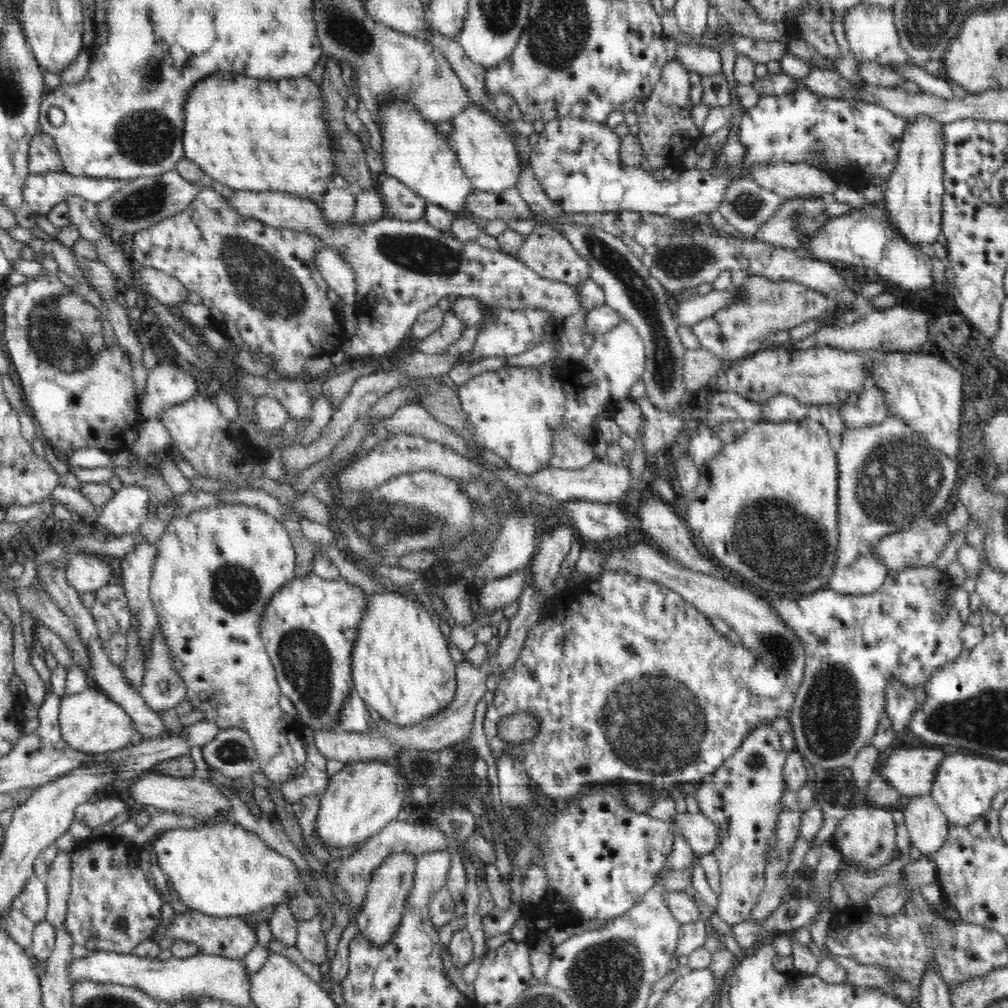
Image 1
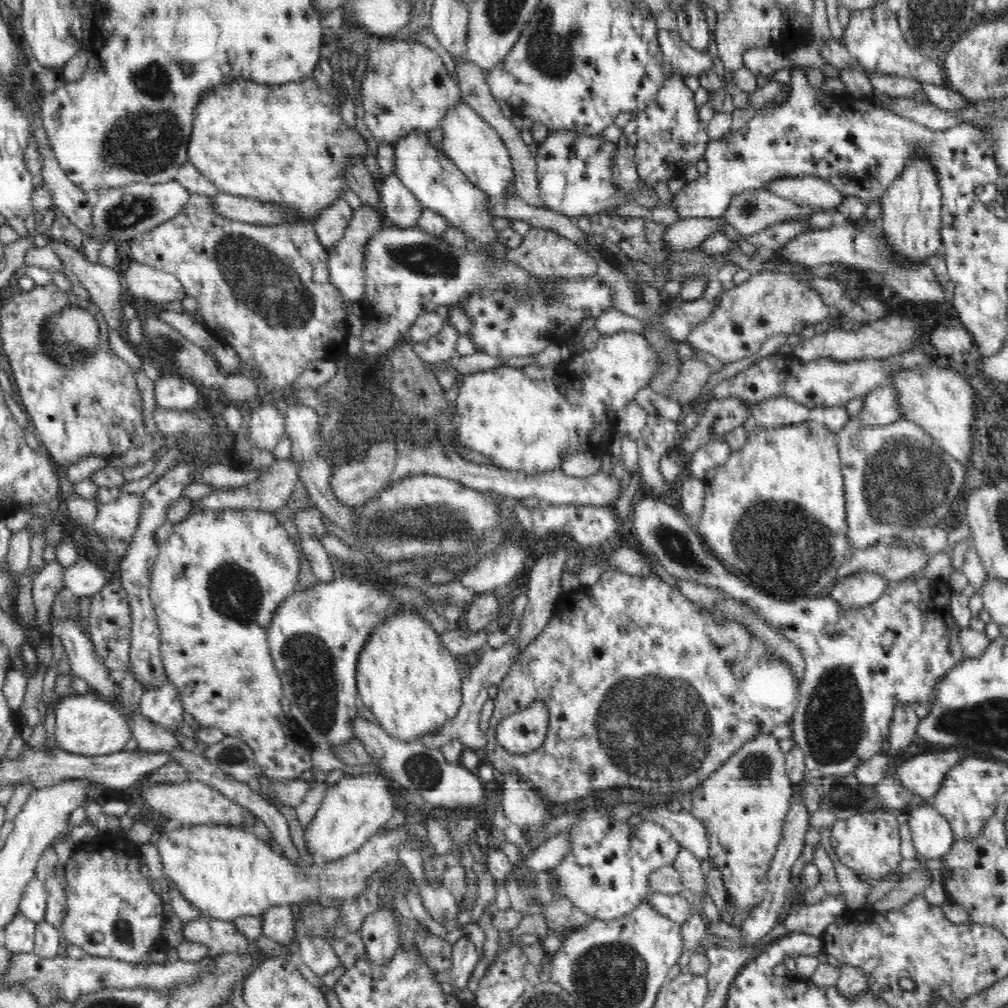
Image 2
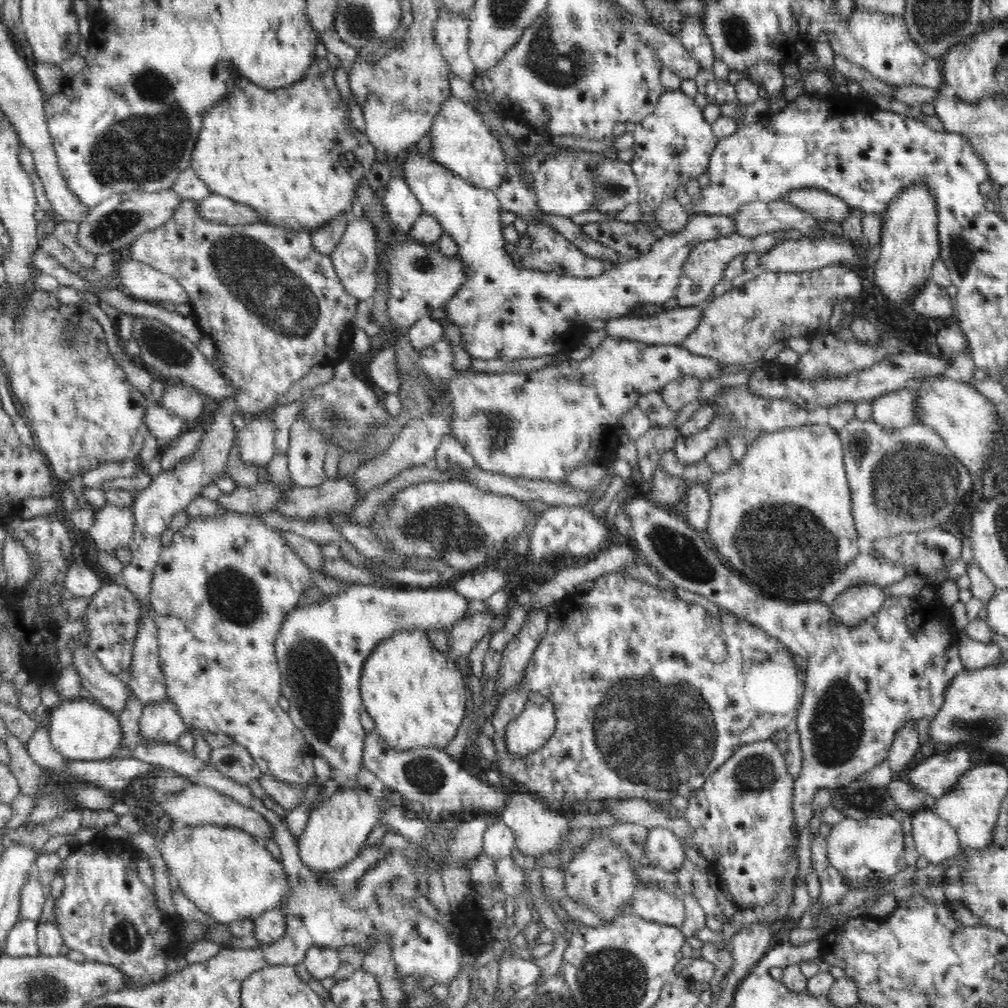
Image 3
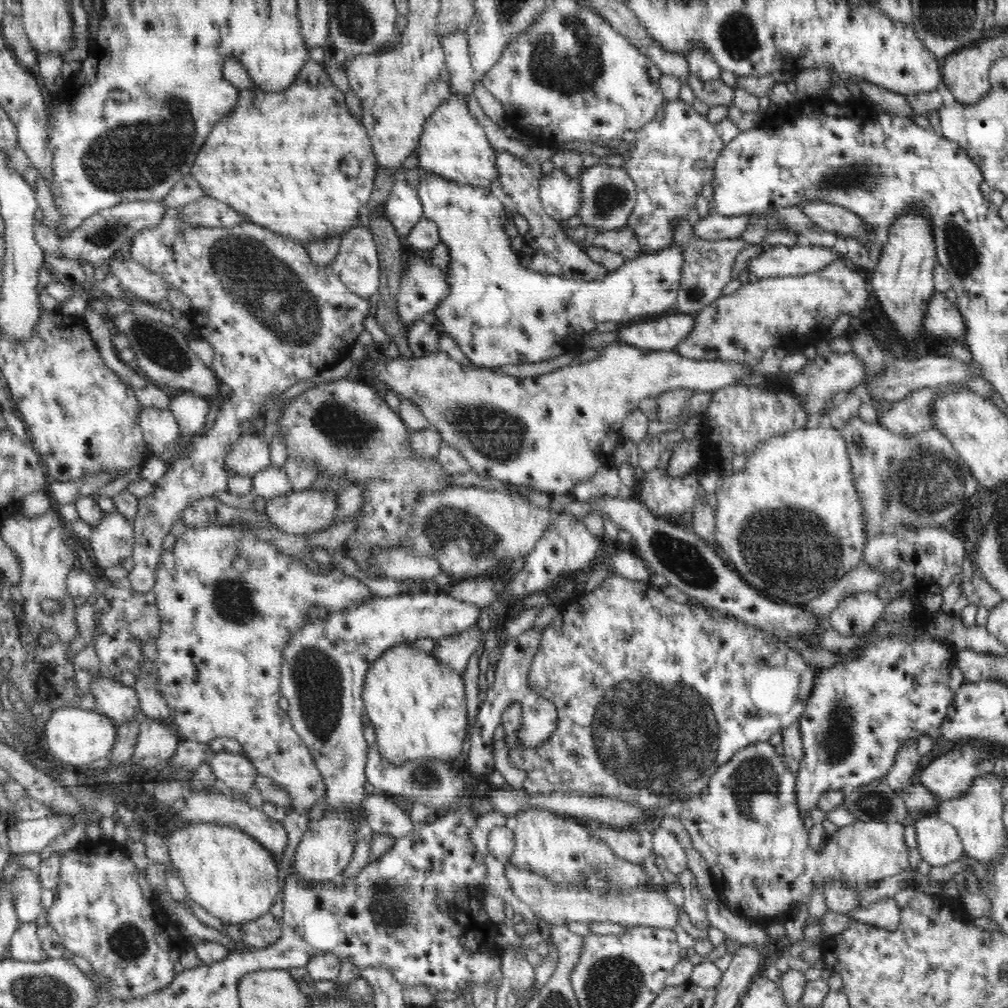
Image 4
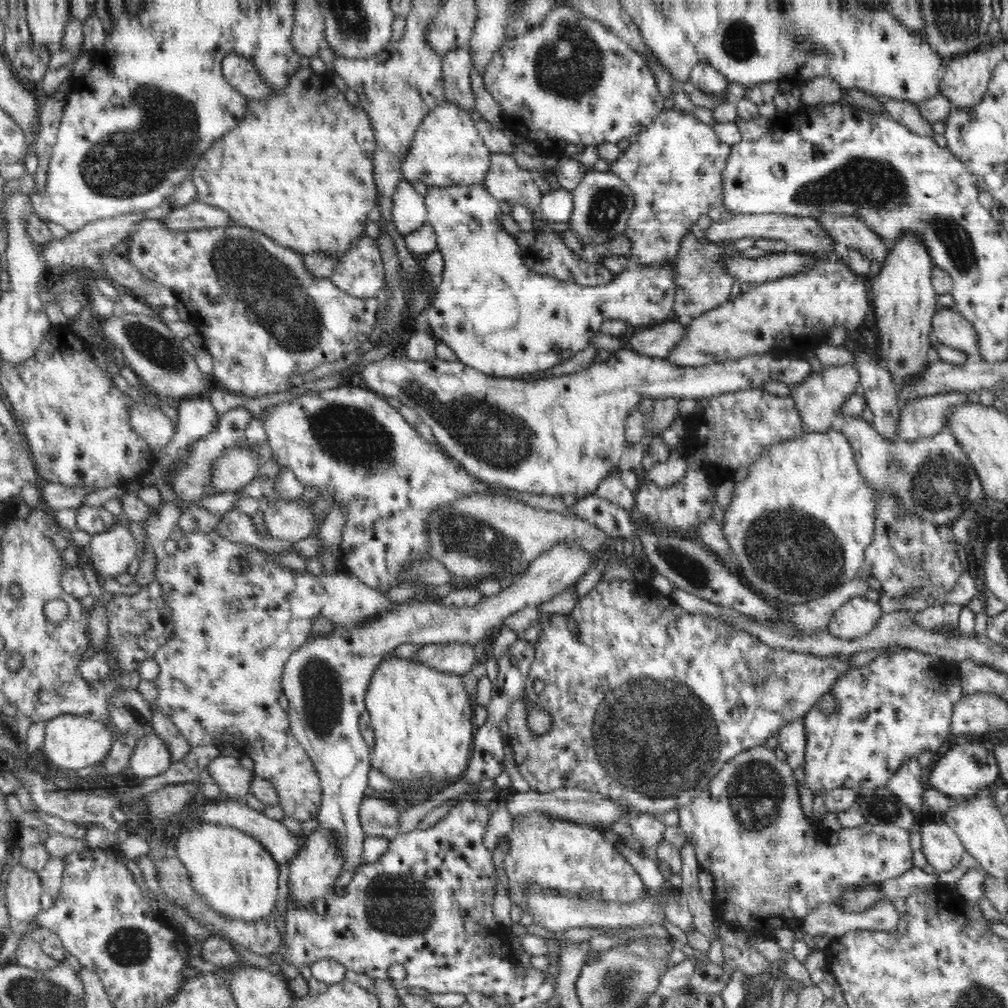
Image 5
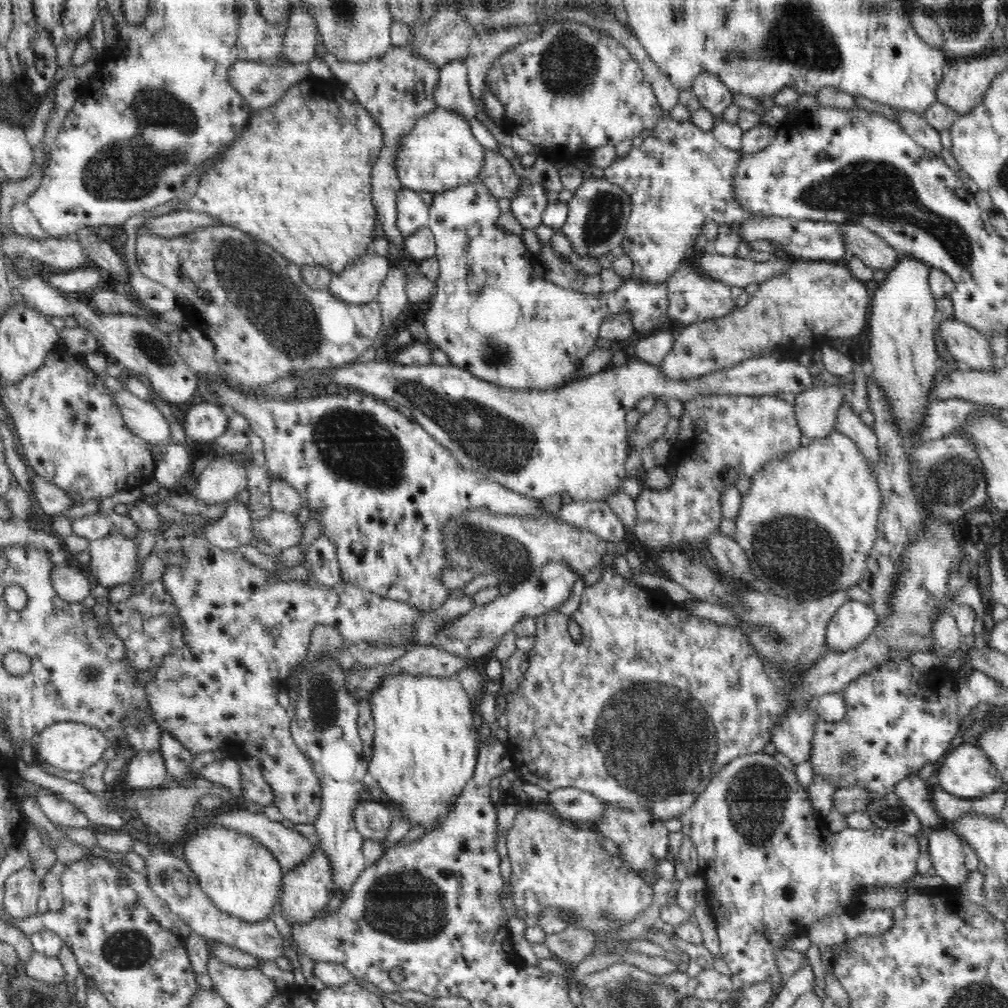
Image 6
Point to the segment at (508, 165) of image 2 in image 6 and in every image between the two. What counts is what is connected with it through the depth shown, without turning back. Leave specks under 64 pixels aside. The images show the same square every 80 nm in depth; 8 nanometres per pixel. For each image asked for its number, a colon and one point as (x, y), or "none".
3: (461, 141)
4: (454, 146)
5: (447, 150)
6: (440, 153)

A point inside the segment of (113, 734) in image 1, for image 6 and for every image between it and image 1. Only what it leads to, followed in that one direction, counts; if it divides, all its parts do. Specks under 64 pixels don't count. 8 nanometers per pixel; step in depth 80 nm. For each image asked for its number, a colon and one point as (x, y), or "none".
2: (86, 724)
3: (80, 729)
4: (75, 736)
5: (71, 741)
6: (72, 746)

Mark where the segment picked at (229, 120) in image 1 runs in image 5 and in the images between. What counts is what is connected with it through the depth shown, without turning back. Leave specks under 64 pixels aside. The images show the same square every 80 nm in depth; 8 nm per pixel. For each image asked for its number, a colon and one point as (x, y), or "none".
2: (288, 144)
3: (293, 154)
4: (295, 161)
5: (298, 167)

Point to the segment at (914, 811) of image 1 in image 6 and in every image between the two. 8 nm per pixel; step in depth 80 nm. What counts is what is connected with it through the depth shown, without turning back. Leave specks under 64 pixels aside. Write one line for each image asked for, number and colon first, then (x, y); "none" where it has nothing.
2: (932, 835)
3: (935, 839)
4: (939, 845)
5: (942, 848)
6: (946, 851)

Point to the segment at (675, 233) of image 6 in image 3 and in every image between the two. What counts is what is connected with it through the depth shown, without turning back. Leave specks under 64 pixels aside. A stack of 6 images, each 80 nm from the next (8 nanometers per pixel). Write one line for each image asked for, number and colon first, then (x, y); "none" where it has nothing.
3: (672, 145)
4: (674, 154)
5: (674, 168)

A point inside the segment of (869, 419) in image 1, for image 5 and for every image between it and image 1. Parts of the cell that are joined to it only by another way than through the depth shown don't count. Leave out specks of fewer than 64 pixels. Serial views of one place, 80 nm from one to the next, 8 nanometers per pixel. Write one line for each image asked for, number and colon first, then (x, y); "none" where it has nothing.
2: (880, 407)
3: (897, 409)
4: (912, 414)
5: (920, 418)

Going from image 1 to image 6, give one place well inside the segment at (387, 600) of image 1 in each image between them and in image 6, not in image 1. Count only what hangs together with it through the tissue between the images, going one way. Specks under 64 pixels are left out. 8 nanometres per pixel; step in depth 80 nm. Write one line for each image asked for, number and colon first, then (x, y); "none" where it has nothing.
2: (412, 684)
3: (415, 694)
4: (417, 705)
5: (422, 717)
6: (425, 747)

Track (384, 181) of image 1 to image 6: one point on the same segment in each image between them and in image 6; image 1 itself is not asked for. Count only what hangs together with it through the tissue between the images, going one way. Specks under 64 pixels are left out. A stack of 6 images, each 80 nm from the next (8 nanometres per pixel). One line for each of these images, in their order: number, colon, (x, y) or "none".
2: (400, 207)
3: (403, 208)
4: (403, 207)
5: (408, 212)
6: (412, 213)

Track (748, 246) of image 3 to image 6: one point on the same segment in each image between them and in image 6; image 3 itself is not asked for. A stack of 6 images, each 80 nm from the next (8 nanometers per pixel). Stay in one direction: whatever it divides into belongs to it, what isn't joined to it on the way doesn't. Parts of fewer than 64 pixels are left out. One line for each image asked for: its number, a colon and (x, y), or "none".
4: (705, 271)
5: (702, 283)
6: (692, 297)

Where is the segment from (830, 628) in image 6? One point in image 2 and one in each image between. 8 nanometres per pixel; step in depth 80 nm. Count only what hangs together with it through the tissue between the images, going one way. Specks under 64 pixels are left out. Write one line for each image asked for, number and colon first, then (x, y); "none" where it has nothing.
2: (864, 588)
3: (856, 603)
4: (855, 615)
5: (859, 616)

